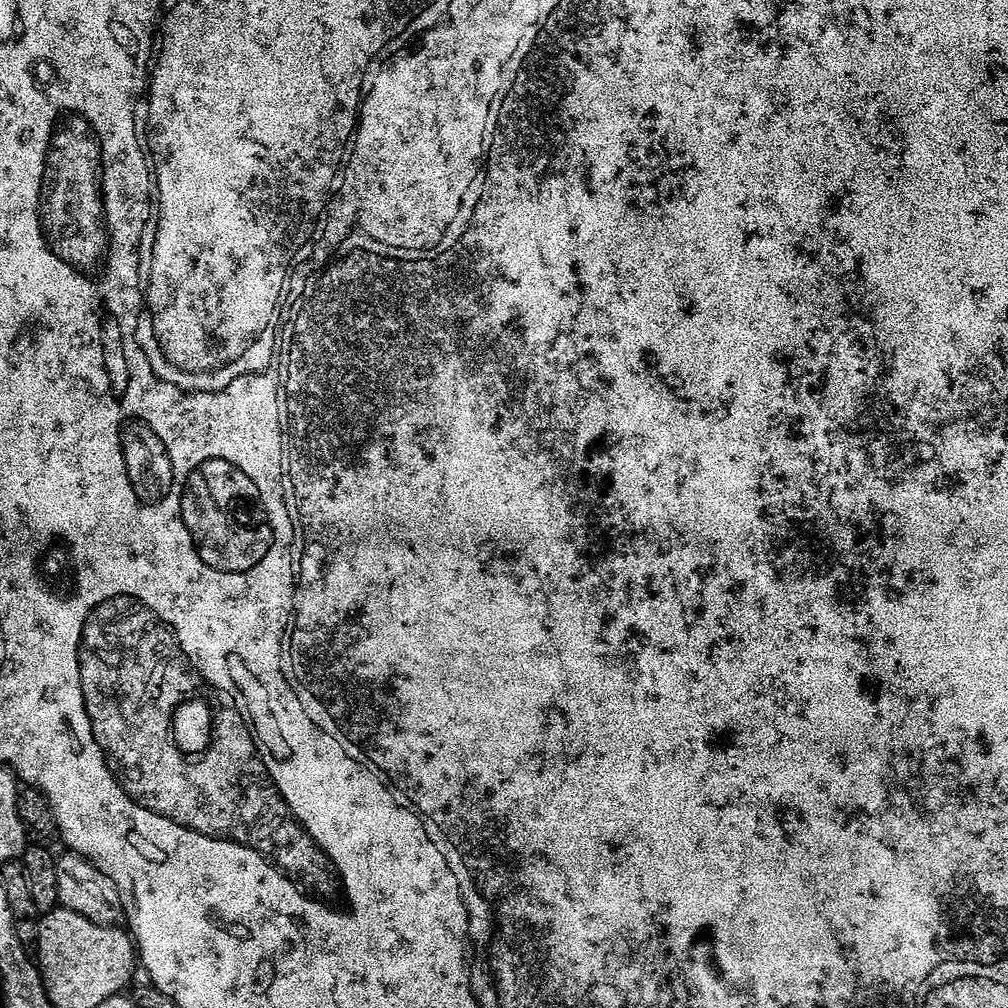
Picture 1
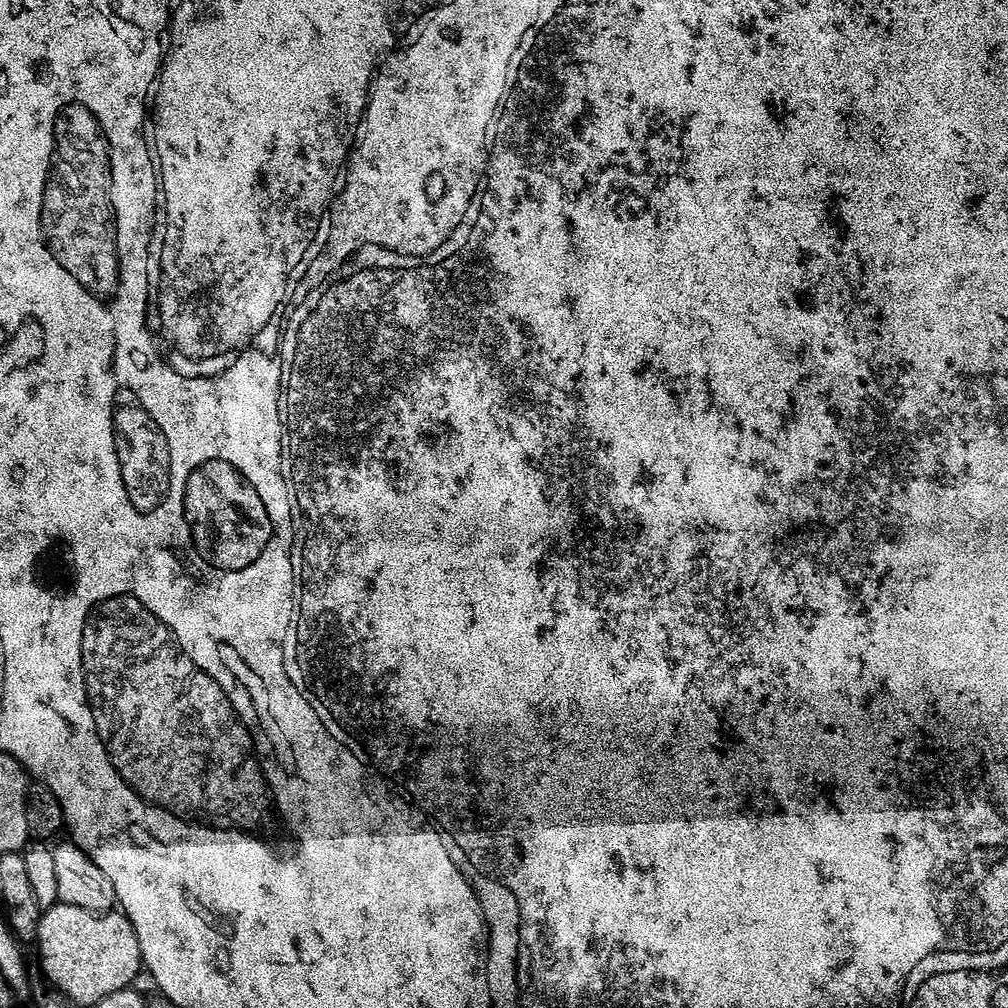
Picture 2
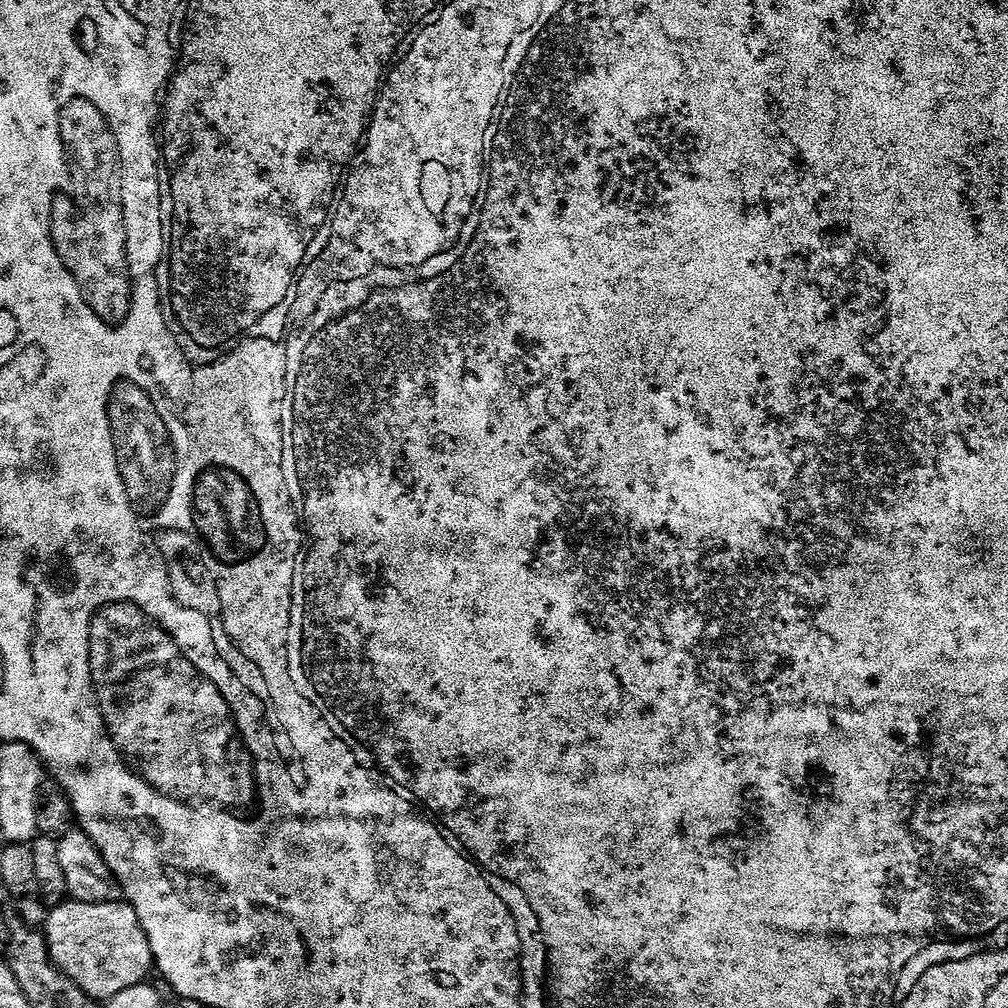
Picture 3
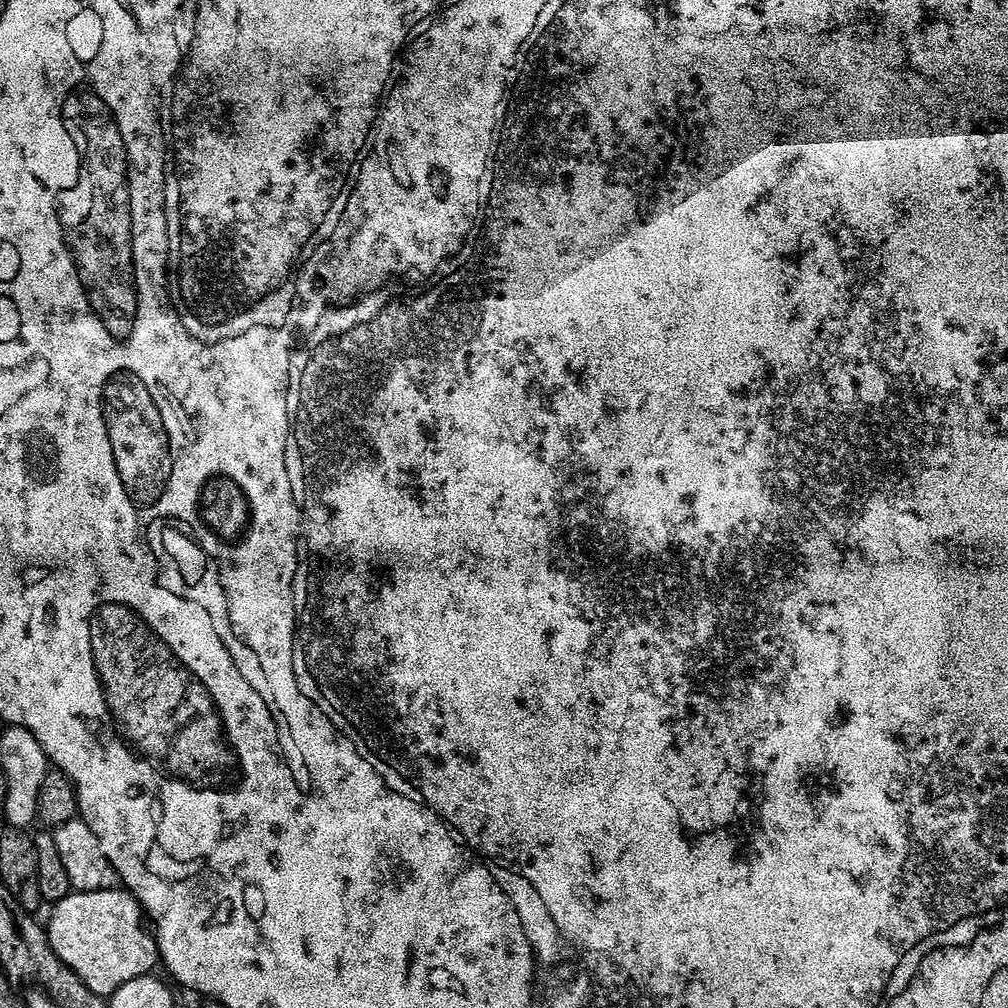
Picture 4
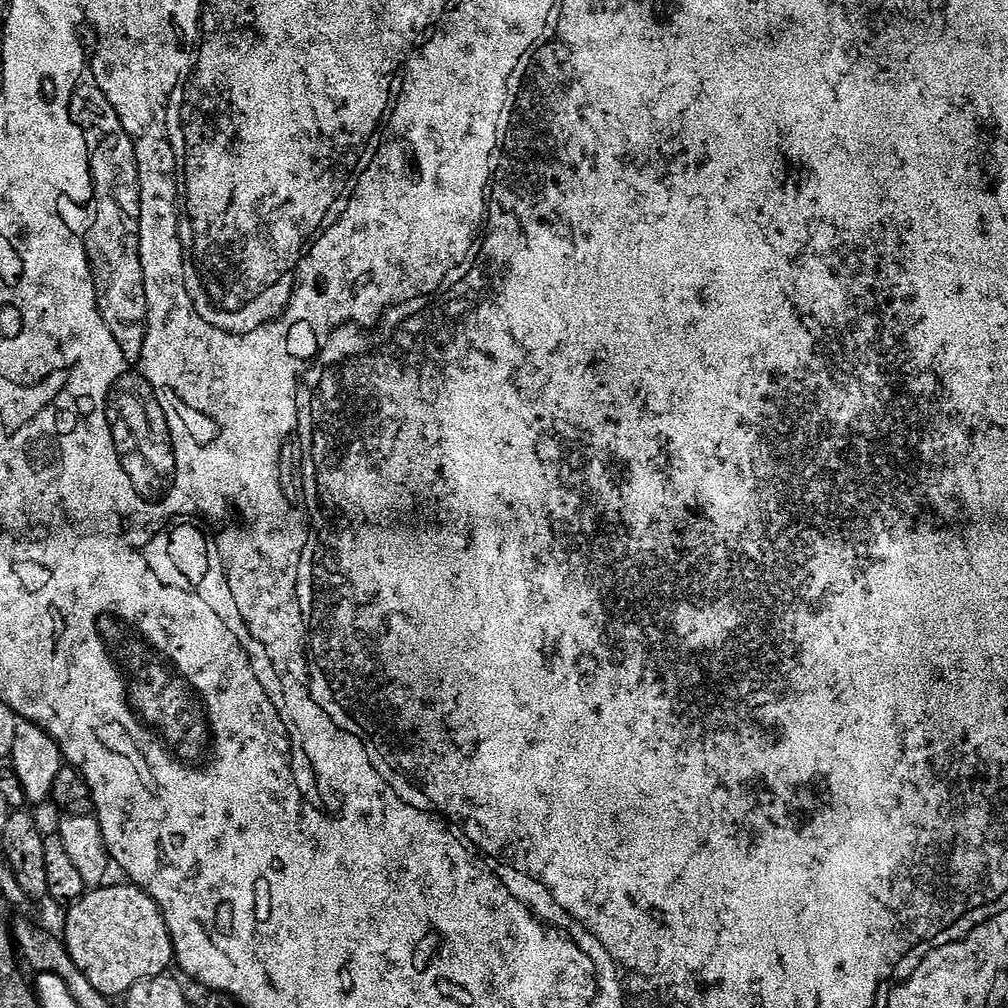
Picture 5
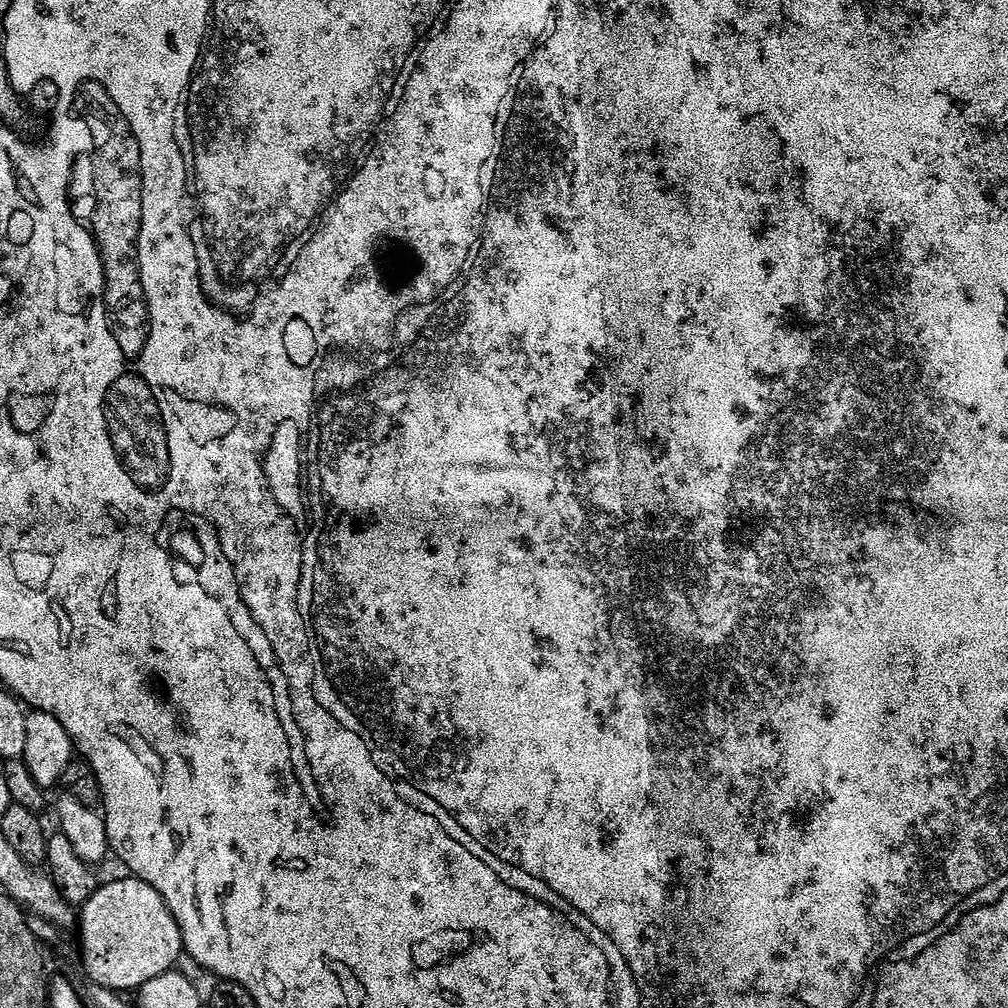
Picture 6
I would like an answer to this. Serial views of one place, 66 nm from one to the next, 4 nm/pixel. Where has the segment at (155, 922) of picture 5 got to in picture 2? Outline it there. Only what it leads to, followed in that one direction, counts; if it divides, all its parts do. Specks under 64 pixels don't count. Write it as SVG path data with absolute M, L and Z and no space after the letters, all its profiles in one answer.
M59 903L41 915L36 938L38 949L40 948L40 964L44 967L49 982L52 983L49 985L55 991L63 992L73 1005L98 1006L106 998L110 998L110 994L129 991L135 985L132 983L139 978L140 972L142 976L144 959L138 942L138 934L123 911L113 910L101 914L82 910L78 906Z

